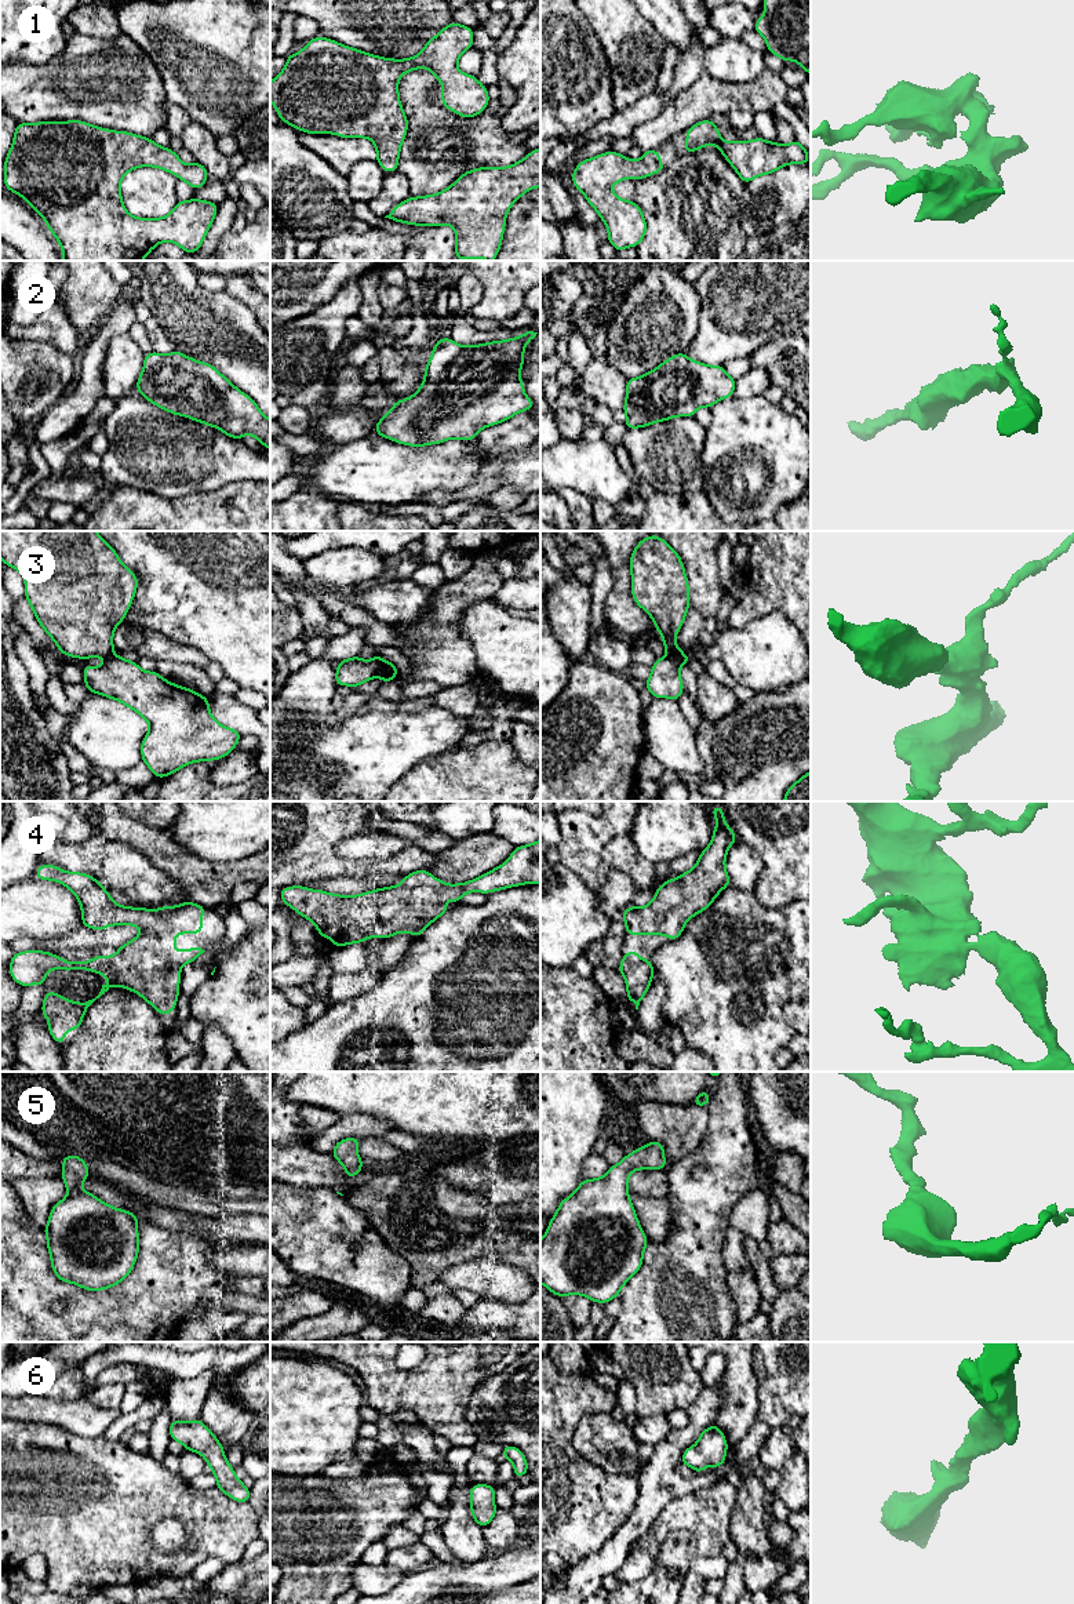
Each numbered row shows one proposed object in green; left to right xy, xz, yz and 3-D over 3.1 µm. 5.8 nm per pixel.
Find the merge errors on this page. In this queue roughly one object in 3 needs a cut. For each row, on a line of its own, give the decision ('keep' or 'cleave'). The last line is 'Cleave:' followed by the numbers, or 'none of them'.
1: keep
2: keep
3: cleave
4: keep
5: keep
6: keep
Cleave: 3

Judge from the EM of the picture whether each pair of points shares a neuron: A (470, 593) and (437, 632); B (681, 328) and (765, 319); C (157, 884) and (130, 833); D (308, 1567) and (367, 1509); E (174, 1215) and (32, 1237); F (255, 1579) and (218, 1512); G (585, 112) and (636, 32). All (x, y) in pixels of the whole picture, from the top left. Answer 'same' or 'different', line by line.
A: same
B: different
C: different
D: same
E: different
F: different
G: different

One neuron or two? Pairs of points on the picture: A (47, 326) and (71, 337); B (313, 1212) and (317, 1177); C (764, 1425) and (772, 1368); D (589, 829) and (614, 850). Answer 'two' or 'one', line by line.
A: one
B: two
C: one
D: two

